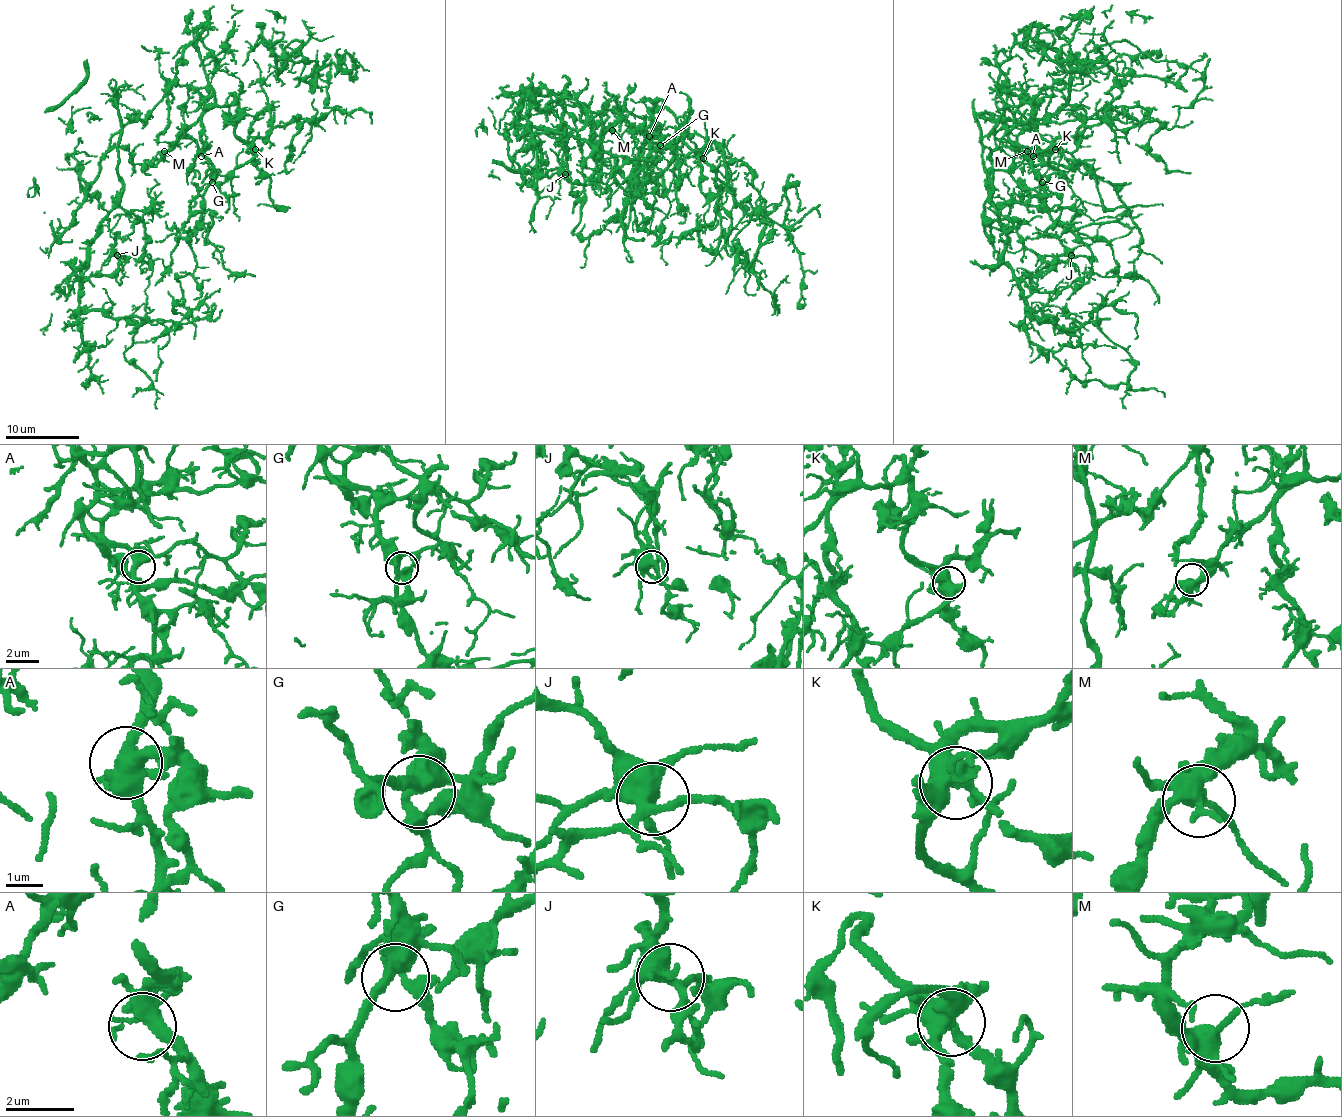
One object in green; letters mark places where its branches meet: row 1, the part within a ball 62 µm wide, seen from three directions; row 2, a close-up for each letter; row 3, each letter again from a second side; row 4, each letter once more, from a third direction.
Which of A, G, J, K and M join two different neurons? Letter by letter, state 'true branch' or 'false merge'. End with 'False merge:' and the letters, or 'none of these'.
A: true branch
G: true branch
J: true branch
K: true branch
M: true branch
False merge: none of these

